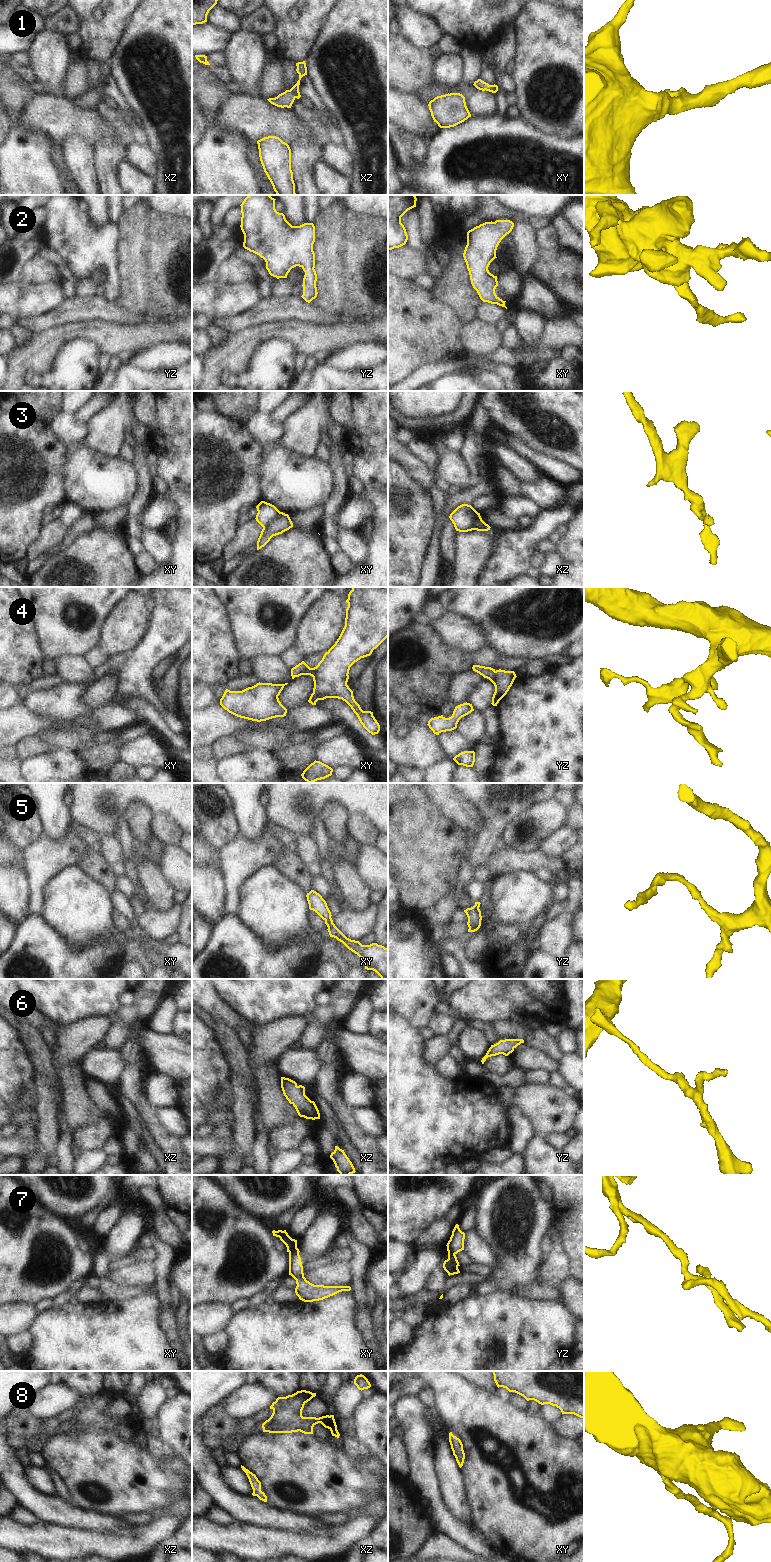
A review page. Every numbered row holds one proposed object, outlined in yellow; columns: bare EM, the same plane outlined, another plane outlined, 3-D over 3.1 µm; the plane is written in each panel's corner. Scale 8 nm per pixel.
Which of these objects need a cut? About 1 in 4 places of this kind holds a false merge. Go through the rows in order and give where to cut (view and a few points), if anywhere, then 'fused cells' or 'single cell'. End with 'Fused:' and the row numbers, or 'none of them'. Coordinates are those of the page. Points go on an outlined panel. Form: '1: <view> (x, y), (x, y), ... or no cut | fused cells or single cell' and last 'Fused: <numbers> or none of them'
1: no cut | single cell
2: no cut | single cell
3: xz (477, 512), (473, 516), (472, 529) | fused cells
4: no cut | single cell
5: no cut | single cell
6: no cut | single cell
7: no cut | single cell
8: no cut | single cell
Fused: 3

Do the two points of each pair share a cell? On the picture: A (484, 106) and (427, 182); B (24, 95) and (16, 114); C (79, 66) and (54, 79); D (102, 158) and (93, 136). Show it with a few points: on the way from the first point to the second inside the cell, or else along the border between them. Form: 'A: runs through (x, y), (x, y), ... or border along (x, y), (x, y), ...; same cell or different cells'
A: border along (494, 113), (488, 116), (471, 116); different cells
B: runs through (19, 100), (16, 103), (16, 109); same cell
C: border along (72, 49), (69, 67), (62, 83), (67, 96); different cells
D: border along (118, 142), (111, 137), (104, 137), (93, 146); different cells

